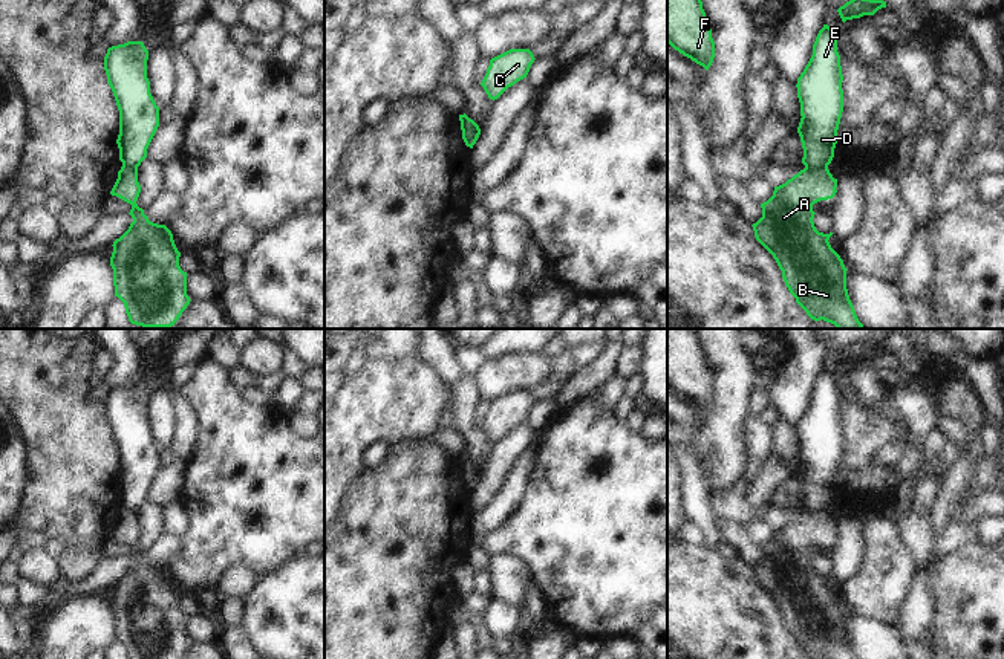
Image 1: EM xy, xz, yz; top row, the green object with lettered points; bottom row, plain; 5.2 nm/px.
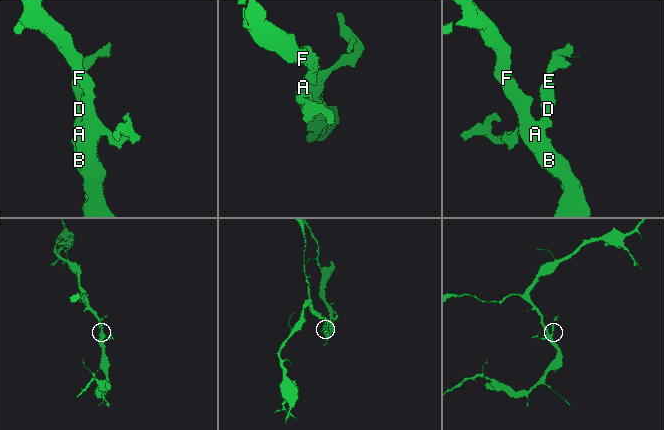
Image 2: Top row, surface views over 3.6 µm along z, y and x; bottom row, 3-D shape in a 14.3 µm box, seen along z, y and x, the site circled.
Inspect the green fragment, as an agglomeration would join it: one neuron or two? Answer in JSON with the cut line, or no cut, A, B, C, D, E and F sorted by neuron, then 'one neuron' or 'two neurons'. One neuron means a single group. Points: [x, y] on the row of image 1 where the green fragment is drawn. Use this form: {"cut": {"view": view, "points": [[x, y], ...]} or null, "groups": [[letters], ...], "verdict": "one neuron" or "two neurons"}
{"cut": {"view": "yz", "points": [[805, 165], [827, 168]]}, "groups": [["A", "B", "C", "F"], ["D", "E"]], "verdict": "two neurons"}

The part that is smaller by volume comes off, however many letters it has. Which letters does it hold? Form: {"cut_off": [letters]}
{"cut_off": ["D", "E"]}

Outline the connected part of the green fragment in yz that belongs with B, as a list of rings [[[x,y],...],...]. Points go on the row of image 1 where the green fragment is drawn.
[[[805,167],[785,183],[774,187],[773,196],[761,203],[762,217],[753,223],[756,240],[773,255],[782,278],[796,303],[814,321],[826,321],[837,329],[862,329],[846,289],[846,268],[840,255],[830,245],[830,234],[814,226],[813,205],[833,199],[837,193],[837,179],[828,168]]]

